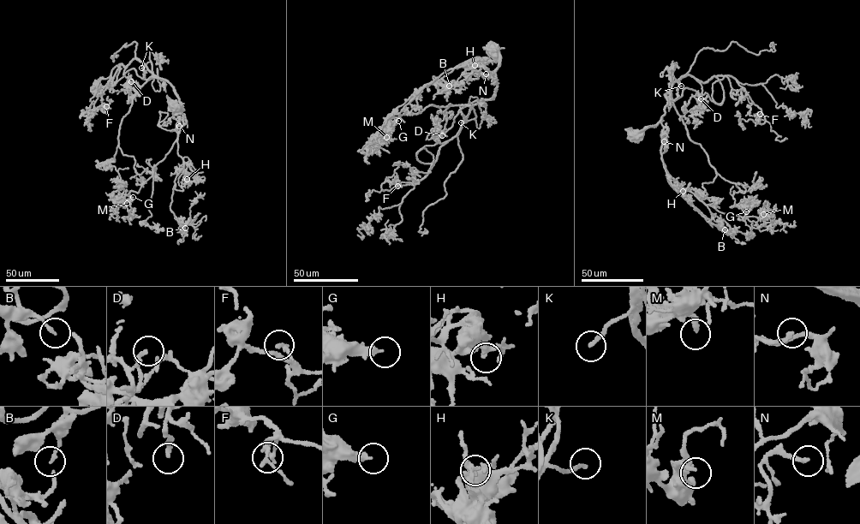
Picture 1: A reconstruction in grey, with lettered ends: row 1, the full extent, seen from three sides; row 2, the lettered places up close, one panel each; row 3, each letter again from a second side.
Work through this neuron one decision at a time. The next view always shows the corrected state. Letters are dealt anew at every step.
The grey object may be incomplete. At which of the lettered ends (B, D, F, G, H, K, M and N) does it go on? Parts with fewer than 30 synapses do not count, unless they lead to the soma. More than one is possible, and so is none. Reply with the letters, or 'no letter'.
B, G, K, N

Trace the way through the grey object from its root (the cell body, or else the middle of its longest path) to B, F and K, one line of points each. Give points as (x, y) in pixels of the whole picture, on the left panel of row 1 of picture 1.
B: (174, 108), (182, 110), (177, 150), (184, 164), (175, 181), (170, 206), (185, 228)
F: (174, 108), (182, 110), (173, 87), (134, 58), (125, 67), (113, 68), (93, 110), (106, 106)
K: (174, 108), (182, 110), (173, 87), (145, 64), (132, 59), (123, 74), (133, 68), (143, 78), (141, 68)

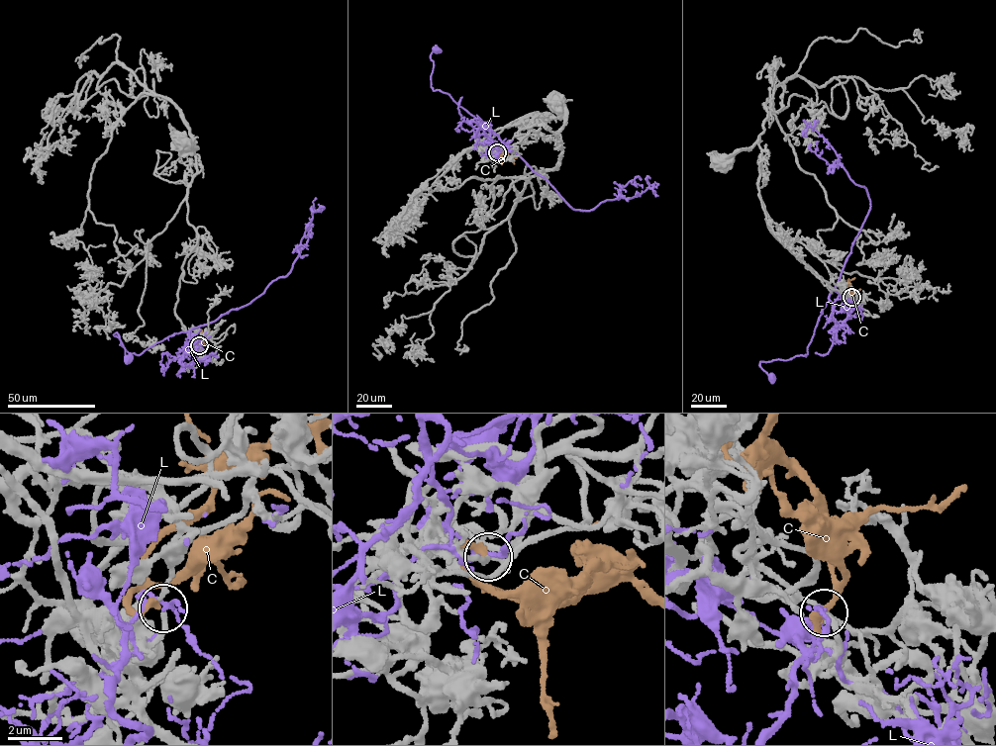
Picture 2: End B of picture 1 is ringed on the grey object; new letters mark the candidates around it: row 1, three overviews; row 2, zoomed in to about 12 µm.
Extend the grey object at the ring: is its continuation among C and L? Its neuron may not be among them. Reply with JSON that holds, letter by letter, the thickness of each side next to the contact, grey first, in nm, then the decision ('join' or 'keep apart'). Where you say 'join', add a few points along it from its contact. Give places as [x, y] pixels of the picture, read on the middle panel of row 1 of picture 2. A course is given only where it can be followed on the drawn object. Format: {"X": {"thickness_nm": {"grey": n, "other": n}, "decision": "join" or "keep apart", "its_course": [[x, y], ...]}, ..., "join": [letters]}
{"C": {"thickness_nm": {"grey": 140, "other": 220}, "decision": "join", "its_course": [[497, 152], [502, 155], [507, 153], [514, 163]]}, "L": {"thickness_nm": {"grey": 130, "other": 150}, "decision": "keep apart"}, "join": ["C"]}

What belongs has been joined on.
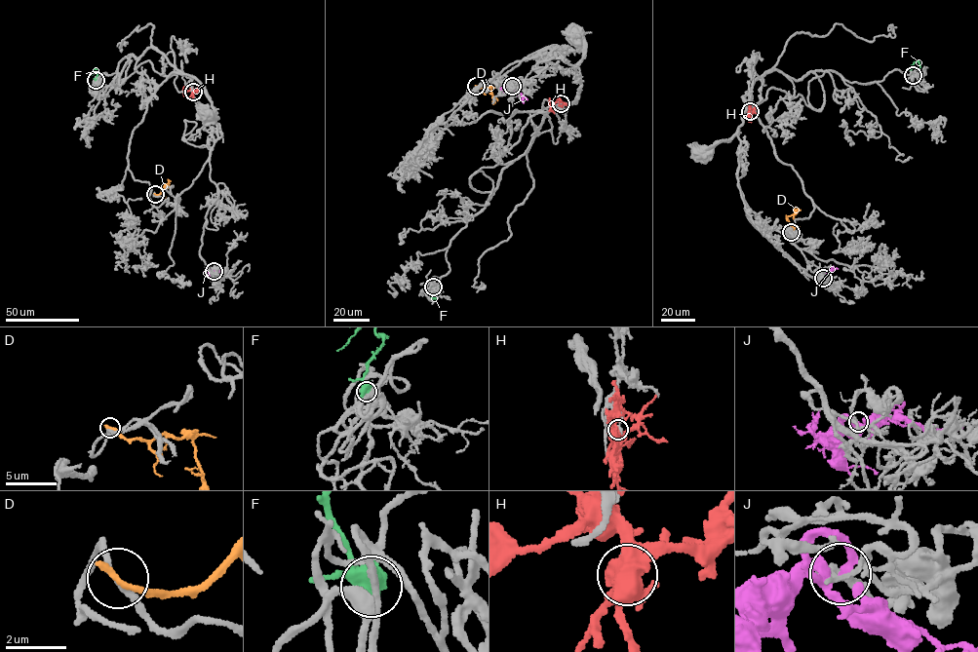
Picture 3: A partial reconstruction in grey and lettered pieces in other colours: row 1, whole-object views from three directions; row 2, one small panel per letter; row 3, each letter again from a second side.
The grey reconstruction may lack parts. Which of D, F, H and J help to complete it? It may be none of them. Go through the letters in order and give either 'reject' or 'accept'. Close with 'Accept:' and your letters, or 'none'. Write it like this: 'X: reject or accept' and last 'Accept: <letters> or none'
D: reject
F: reject
H: reject
J: accept
Accept: J

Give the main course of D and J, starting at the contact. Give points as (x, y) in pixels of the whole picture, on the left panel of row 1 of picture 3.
D: (155, 194), (159, 194), (171, 181)
J: (213, 271), (220, 271), (226, 275)

